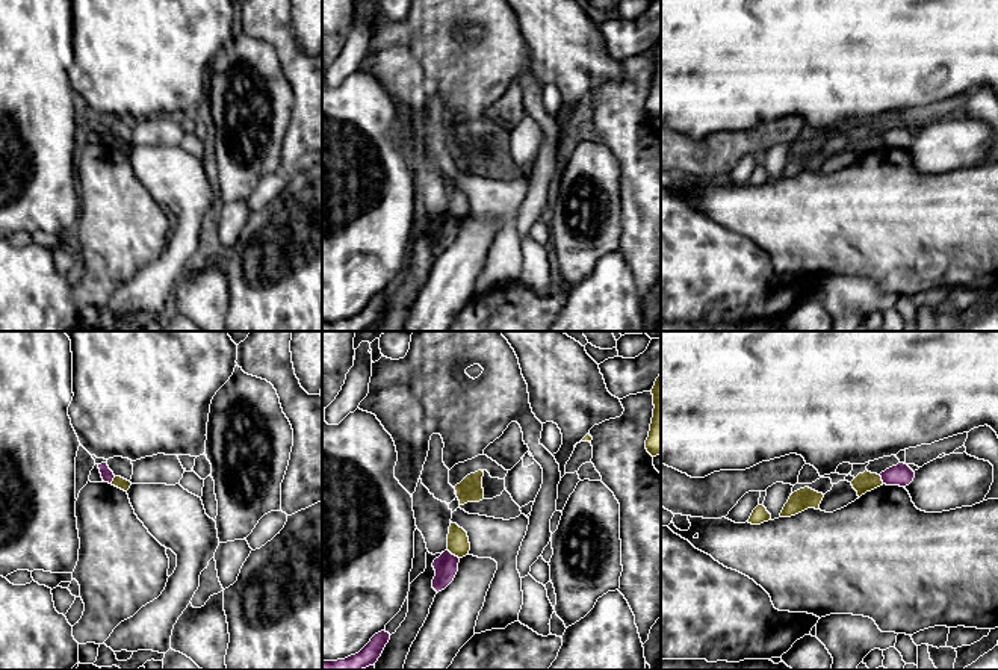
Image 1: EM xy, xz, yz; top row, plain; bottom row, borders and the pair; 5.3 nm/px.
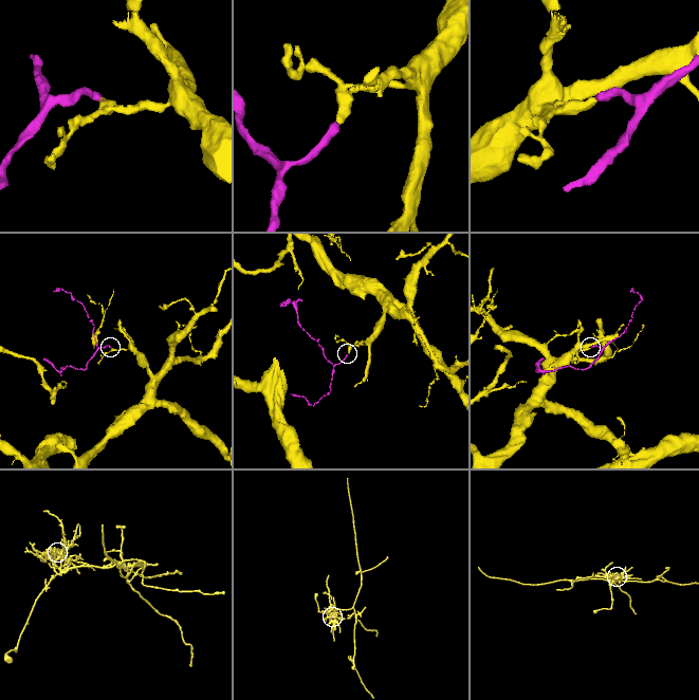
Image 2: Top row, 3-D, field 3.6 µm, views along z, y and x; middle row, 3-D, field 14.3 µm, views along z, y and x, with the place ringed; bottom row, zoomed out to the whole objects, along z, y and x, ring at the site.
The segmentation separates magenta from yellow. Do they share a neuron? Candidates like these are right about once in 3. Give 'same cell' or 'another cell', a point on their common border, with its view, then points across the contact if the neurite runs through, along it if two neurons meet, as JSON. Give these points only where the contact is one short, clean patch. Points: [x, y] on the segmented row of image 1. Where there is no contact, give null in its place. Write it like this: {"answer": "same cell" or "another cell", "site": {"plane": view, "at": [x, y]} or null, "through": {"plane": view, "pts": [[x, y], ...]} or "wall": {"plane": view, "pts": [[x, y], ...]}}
{"answer": "another cell", "site": {"plane": "xz", "at": [451, 554]}, "wall": {"plane": "xz", "pts": [[446, 549], [458, 558]]}}

